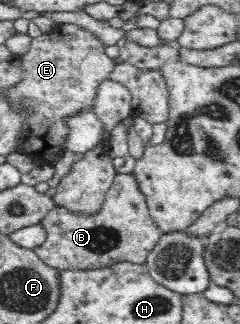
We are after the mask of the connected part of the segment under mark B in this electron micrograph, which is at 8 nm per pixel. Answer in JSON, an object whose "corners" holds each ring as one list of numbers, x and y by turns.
{"corners":[[118,173,113,178,98,214,72,214,70,210,55,206,46,213,41,223,47,238,34,251,47,266,61,272,101,270,118,262,143,265,150,249,163,235,149,213,144,191,140,189,134,173]]}

